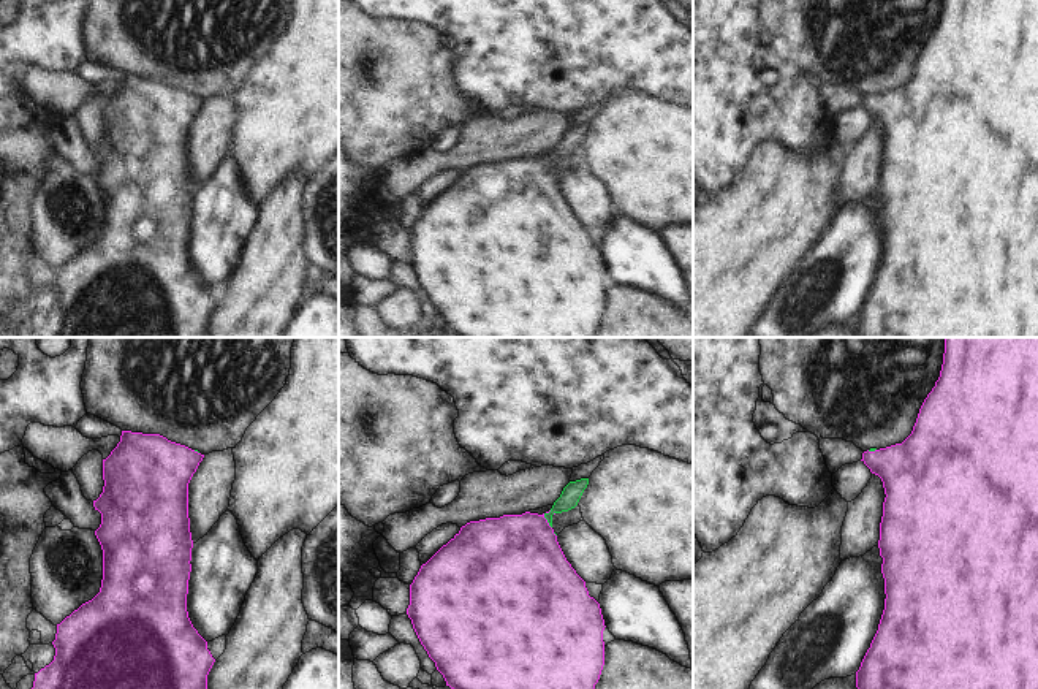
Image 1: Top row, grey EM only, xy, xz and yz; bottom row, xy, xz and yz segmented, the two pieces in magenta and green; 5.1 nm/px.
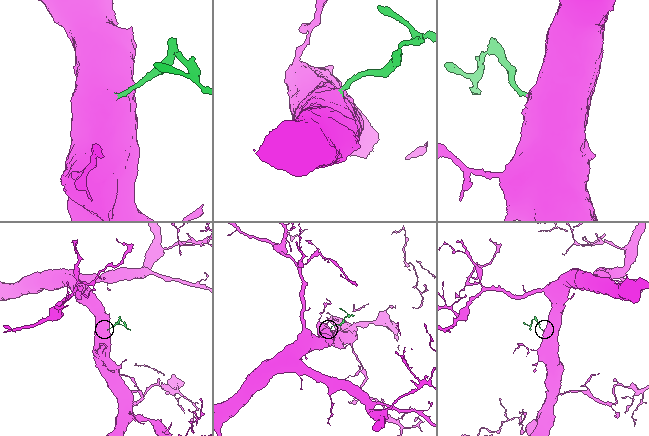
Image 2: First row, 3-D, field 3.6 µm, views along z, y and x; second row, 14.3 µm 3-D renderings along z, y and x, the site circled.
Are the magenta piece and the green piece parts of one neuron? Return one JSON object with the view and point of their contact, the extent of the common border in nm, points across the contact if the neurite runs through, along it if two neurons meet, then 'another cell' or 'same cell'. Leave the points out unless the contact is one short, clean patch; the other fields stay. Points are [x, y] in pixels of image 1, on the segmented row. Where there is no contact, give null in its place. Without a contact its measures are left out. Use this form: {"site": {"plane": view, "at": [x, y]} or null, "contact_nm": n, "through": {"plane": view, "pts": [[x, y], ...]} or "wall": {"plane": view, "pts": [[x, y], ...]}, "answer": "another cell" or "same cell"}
{"site": {"plane": "xz", "at": [546, 520]}, "contact_nm": 100, "through": {"plane": "xz", "pts": [[516, 558], [546, 520], [572, 493]]}, "answer": "same cell"}

